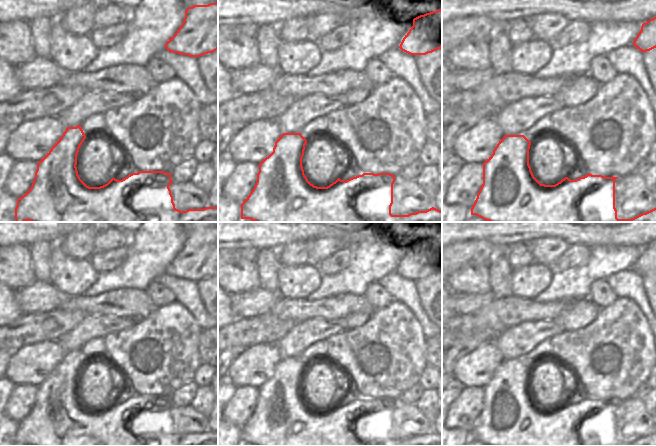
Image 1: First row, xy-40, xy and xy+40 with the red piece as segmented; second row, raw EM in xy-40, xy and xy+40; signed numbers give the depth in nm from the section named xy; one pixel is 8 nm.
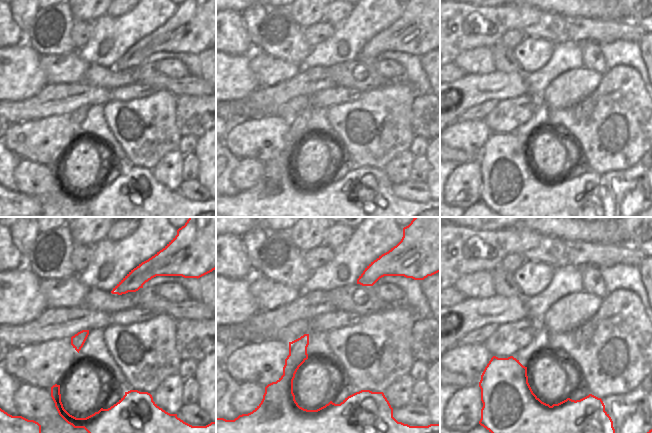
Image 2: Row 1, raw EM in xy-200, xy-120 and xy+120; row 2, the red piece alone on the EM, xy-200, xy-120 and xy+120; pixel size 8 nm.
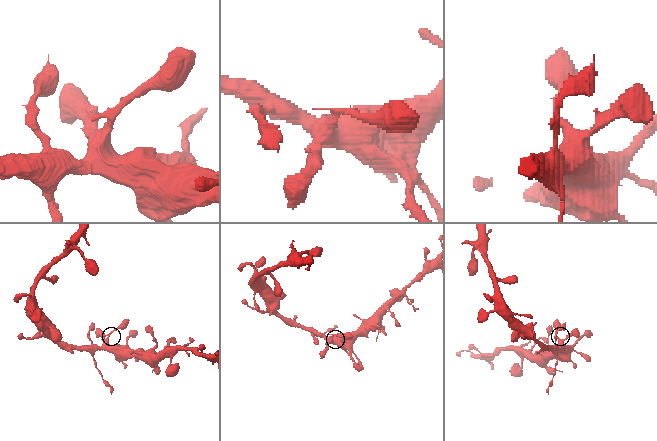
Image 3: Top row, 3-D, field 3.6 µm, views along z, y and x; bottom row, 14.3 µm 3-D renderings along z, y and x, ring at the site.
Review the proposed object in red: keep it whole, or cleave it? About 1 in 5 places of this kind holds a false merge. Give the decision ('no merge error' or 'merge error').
no merge error

